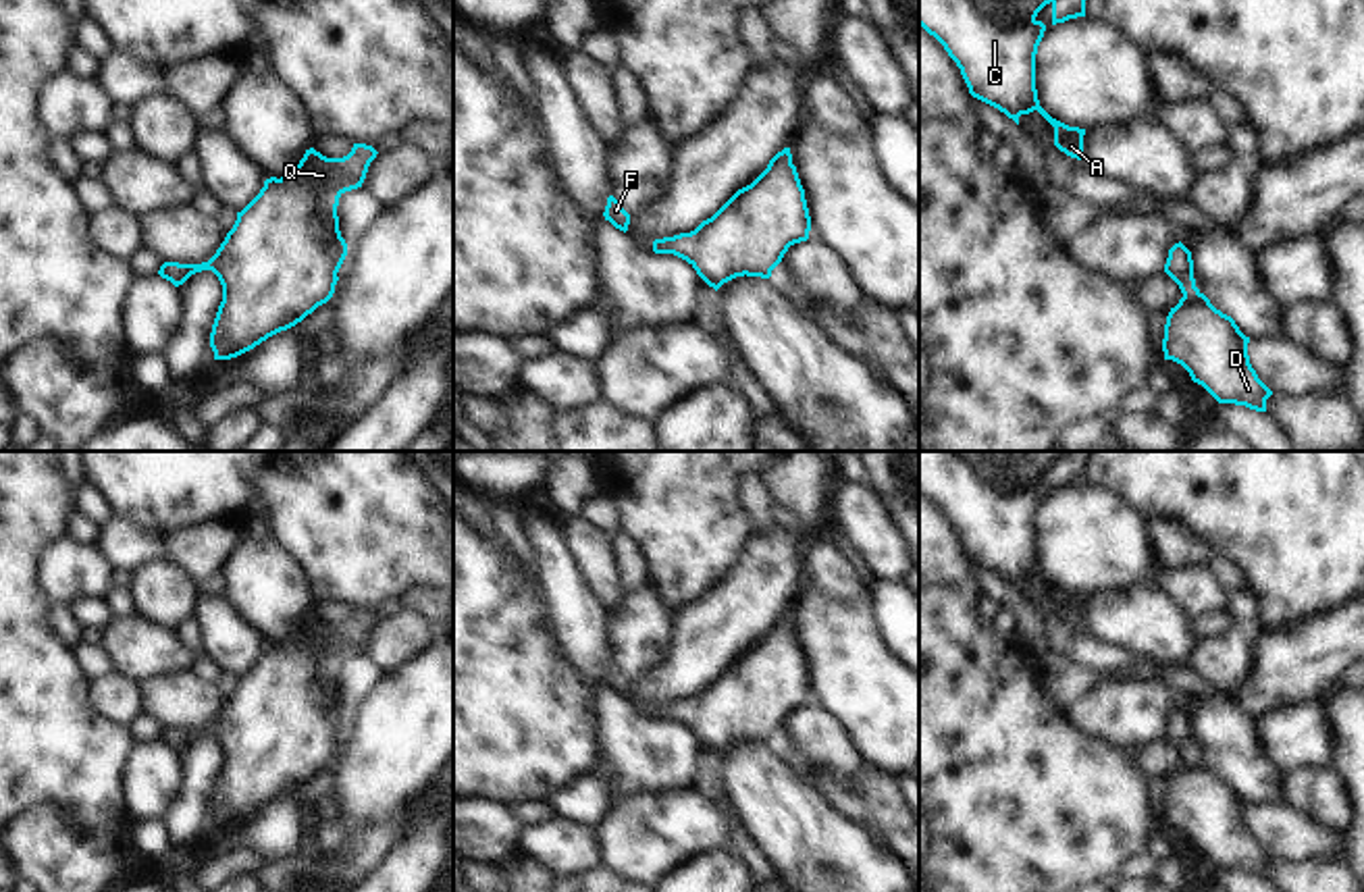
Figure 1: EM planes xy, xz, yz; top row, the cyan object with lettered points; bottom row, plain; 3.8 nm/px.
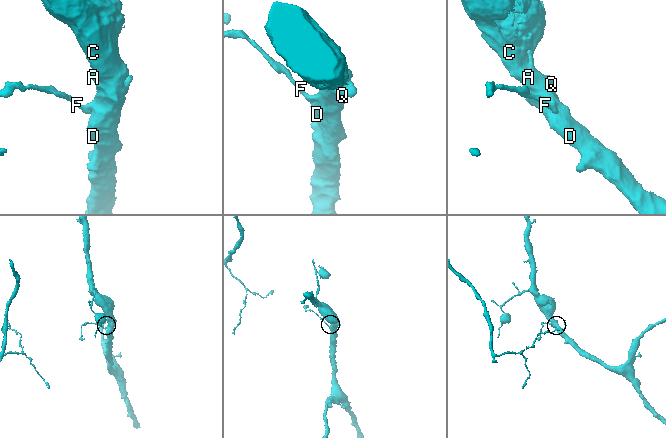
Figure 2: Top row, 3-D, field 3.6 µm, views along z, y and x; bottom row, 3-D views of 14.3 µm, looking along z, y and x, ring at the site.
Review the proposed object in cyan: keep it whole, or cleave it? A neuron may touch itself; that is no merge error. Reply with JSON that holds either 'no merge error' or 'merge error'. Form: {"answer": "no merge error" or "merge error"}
{"answer": "no merge error"}

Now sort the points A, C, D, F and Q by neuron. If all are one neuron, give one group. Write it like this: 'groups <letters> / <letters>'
groups A C D F Q

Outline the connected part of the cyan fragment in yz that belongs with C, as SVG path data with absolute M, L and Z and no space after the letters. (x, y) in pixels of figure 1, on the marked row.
M919 0L919 25L934 35L961 69L969 94L1013 119L1038 110L1054 127L1054 146L1081 160L1085 129L1052 119L1038 100L1035 54L1046 25L1038 12L1050 4L1052 25L1085 17L1085 0Z

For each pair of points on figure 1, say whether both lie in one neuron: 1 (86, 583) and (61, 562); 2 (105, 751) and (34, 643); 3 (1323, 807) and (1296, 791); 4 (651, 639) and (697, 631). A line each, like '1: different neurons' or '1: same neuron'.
1: same neuron
2: same neuron
3: same neuron
4: different neurons

